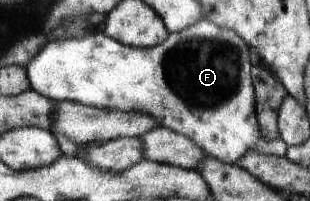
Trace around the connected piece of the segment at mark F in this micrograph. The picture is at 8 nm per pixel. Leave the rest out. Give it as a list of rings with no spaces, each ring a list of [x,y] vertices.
[[[202,19],[195,25],[192,25],[189,29],[184,29],[181,33],[171,33],[168,40],[160,46],[145,49],[142,47],[133,47],[126,43],[113,39],[105,33],[104,30],[94,30],[90,34],[86,34],[83,39],[69,38],[66,40],[55,40],[50,42],[38,52],[37,57],[34,57],[30,64],[26,67],[28,69],[31,83],[34,89],[41,92],[47,97],[53,98],[55,101],[76,101],[82,104],[95,106],[98,108],[112,109],[115,111],[124,112],[141,112],[144,114],[154,115],[161,120],[162,127],[170,127],[172,130],[179,133],[190,135],[209,155],[223,160],[224,162],[232,164],[238,163],[241,156],[248,150],[258,151],[265,155],[276,155],[277,157],[284,157],[287,153],[287,144],[278,137],[270,142],[265,142],[259,136],[259,126],[256,120],[256,103],[254,102],[254,89],[252,81],[252,64],[250,58],[250,46],[234,31],[221,27],[218,23],[215,23],[212,19]]]

